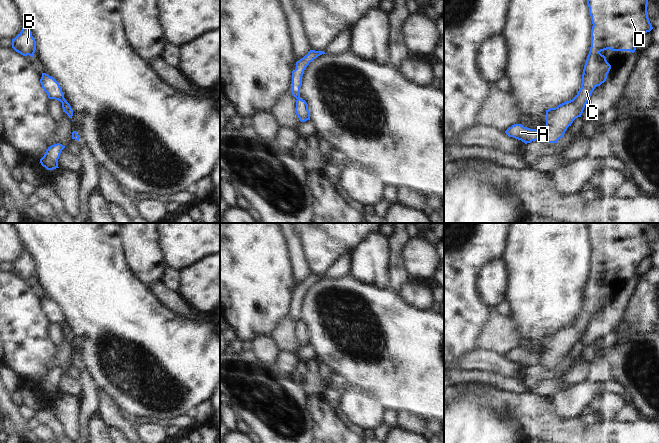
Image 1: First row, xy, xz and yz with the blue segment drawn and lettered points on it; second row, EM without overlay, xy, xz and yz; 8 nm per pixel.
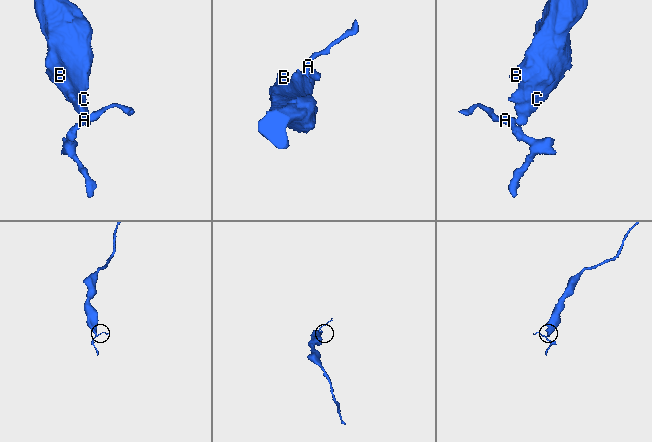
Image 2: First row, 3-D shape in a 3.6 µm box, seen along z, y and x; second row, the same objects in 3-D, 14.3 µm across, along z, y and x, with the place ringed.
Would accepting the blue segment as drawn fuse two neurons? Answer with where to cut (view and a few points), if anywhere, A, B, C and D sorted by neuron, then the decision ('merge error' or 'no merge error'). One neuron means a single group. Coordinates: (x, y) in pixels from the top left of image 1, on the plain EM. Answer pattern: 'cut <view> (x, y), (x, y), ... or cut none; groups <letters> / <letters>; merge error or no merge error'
cut yz (543, 356), (540, 362); groups A / B C D; merge error

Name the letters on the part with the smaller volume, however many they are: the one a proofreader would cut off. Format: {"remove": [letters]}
{"remove": ["A"]}

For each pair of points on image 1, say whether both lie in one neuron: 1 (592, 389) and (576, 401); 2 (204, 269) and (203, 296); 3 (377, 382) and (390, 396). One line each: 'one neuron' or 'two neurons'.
1: one neuron
2: one neuron
3: one neuron

